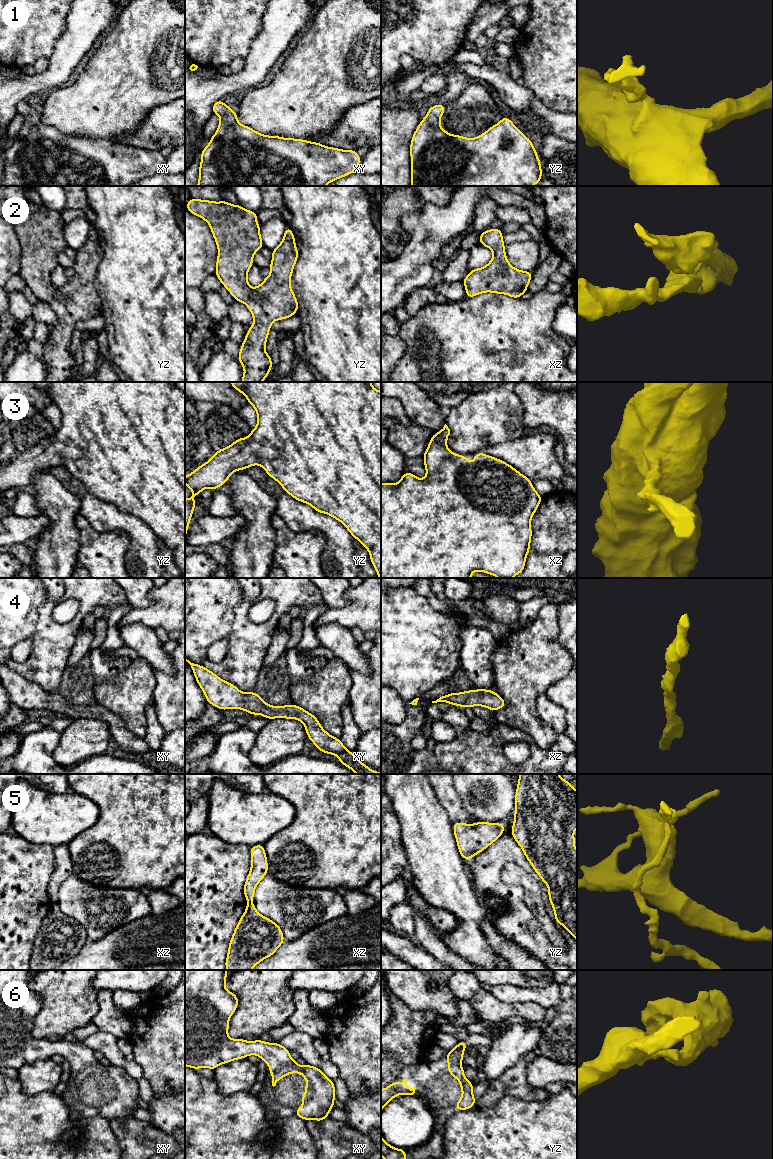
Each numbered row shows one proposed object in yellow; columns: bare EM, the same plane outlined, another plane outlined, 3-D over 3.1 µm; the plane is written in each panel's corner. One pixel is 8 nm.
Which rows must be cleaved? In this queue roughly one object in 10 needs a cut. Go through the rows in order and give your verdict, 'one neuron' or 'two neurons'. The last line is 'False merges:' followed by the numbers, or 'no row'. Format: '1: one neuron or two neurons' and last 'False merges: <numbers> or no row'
1: one neuron
2: one neuron
3: one neuron
4: one neuron
5: two neurons
6: one neuron
False merges: 5

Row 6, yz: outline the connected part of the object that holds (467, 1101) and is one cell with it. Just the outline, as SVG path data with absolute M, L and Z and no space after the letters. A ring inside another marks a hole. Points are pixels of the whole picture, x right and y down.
M460 1041L444 1057L448 1061L448 1073L459 1081L462 1090L462 1096L454 1106L459 1111L471 1109L476 1101L473 1095L473 1083L464 1076L464 1068L461 1066L463 1054L467 1047L465 1041Z

